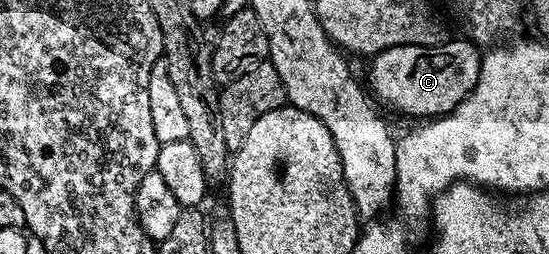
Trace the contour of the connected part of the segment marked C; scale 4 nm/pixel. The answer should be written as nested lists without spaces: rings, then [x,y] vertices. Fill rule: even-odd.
[[[449,38],[436,48],[408,44],[378,52],[372,57],[370,64],[373,65],[369,68],[372,95],[385,104],[394,104],[409,116],[436,118],[445,115],[456,104],[467,99],[481,73],[482,53],[477,52],[476,43],[465,40]]]

